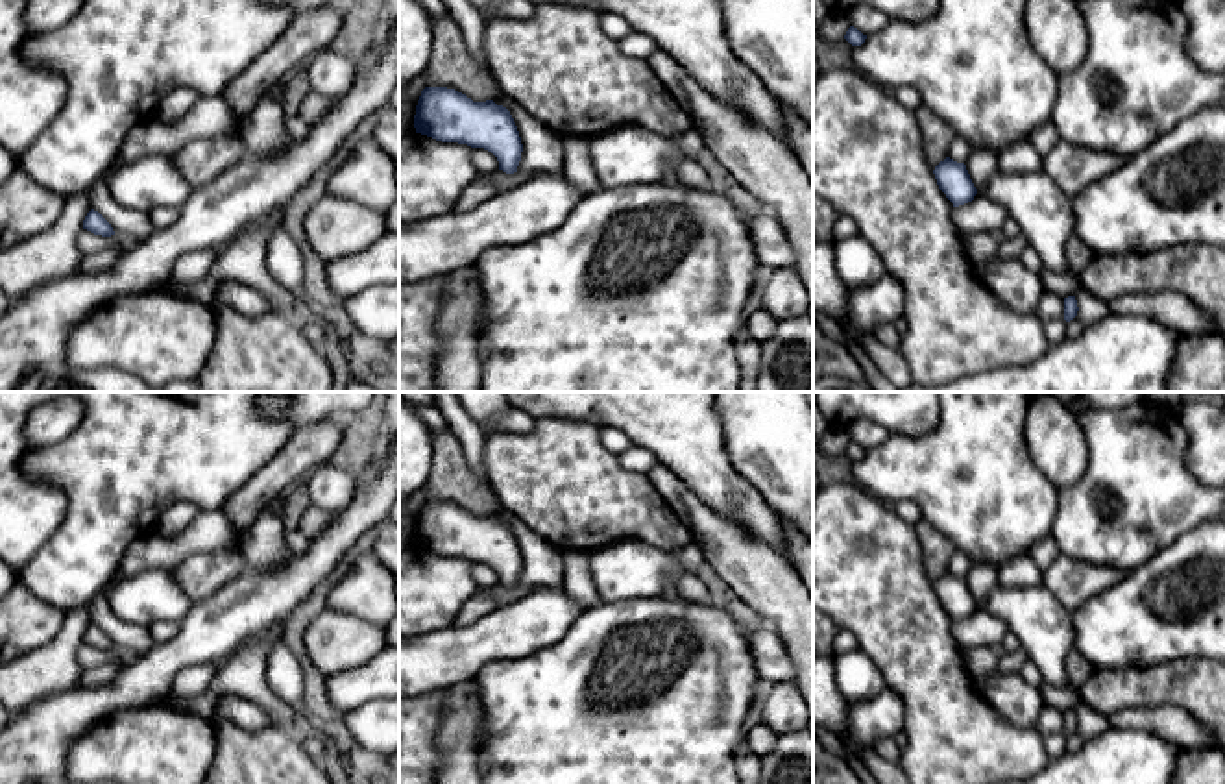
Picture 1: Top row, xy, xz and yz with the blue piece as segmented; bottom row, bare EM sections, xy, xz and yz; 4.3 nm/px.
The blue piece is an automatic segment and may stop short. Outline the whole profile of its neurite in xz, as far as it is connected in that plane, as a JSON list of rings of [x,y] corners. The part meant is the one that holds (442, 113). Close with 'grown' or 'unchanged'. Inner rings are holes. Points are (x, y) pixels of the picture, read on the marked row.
[[[425,87],[414,115],[416,133],[442,142],[484,148],[499,161],[499,170],[517,172],[521,137],[510,111],[493,100],[473,102],[447,87]]]; unchanged

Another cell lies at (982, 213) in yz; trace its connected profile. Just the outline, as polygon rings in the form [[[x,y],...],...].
[[[976,194],[972,202],[953,207],[952,213],[952,222],[957,233],[963,237],[979,231],[1001,237],[1001,229],[1007,218],[1007,209],[983,194]]]

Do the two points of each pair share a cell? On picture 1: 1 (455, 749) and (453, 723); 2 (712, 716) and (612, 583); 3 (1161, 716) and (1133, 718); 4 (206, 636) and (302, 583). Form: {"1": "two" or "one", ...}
{"1": "one", "2": "two", "3": "one", "4": "one"}

